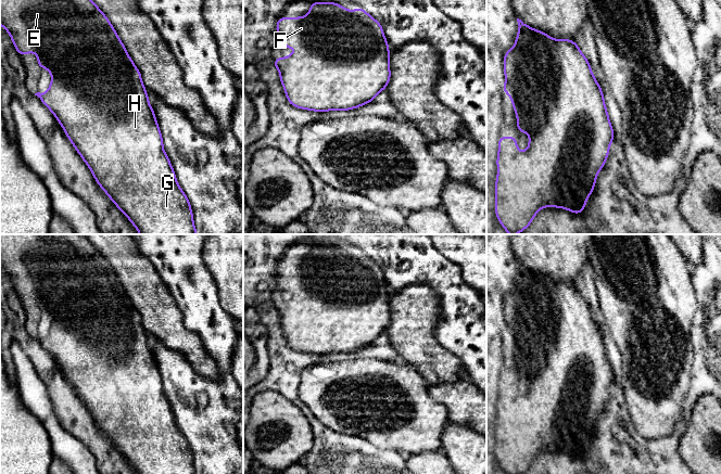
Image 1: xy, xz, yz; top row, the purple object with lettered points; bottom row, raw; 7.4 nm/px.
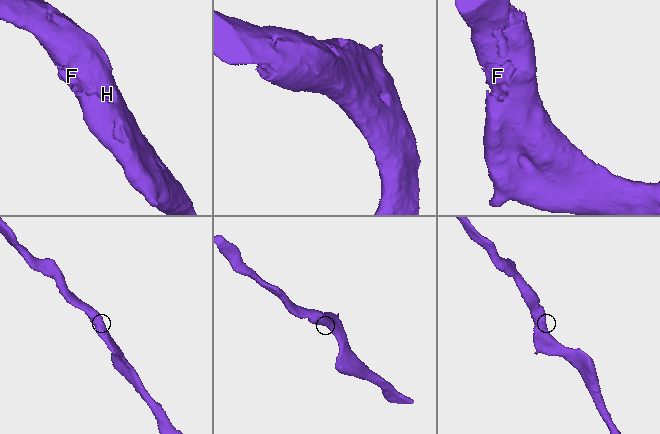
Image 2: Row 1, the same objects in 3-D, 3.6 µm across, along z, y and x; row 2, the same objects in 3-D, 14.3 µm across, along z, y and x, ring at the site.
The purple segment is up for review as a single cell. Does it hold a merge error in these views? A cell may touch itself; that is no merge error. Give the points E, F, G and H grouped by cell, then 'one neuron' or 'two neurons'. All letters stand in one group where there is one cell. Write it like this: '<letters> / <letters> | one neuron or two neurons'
E F G H | one neuron

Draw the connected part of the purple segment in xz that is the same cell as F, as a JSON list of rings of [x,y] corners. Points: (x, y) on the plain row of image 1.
[[[312,245],[311,254],[303,260],[279,260],[277,264],[277,283],[281,284],[287,292],[292,292],[296,287],[301,287],[305,293],[303,295],[292,295],[292,297],[284,302],[283,299],[278,300],[273,304],[271,307],[275,308],[280,318],[280,324],[283,329],[286,340],[289,343],[289,347],[294,350],[302,353],[309,353],[316,355],[327,355],[327,354],[347,354],[365,348],[375,343],[376,338],[385,333],[390,322],[390,294],[388,289],[388,283],[383,278],[382,268],[377,265],[372,259],[370,259],[363,251],[356,251],[354,255],[349,252],[343,252],[340,246],[334,245]]]

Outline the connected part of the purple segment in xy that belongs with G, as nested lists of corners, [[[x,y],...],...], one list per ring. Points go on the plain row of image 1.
[[[0,234],[0,267],[12,281],[16,295],[26,298],[30,294],[38,298],[38,310],[47,310],[52,318],[47,336],[37,335],[40,344],[53,356],[65,379],[92,414],[97,426],[107,437],[111,444],[123,454],[138,474],[197,474],[193,467],[193,457],[188,440],[178,428],[170,403],[163,392],[163,381],[156,366],[153,350],[149,347],[147,332],[141,324],[141,316],[126,295],[114,270],[103,255],[84,234]]]

